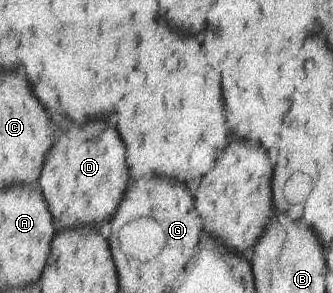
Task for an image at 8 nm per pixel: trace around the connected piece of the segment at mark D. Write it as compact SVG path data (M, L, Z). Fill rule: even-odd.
M92 119L86 125L66 123L66 135L50 151L46 171L42 171L40 179L50 211L54 211L54 227L58 232L76 229L78 225L102 225L118 209L128 183L126 145L114 127L100 119Z

